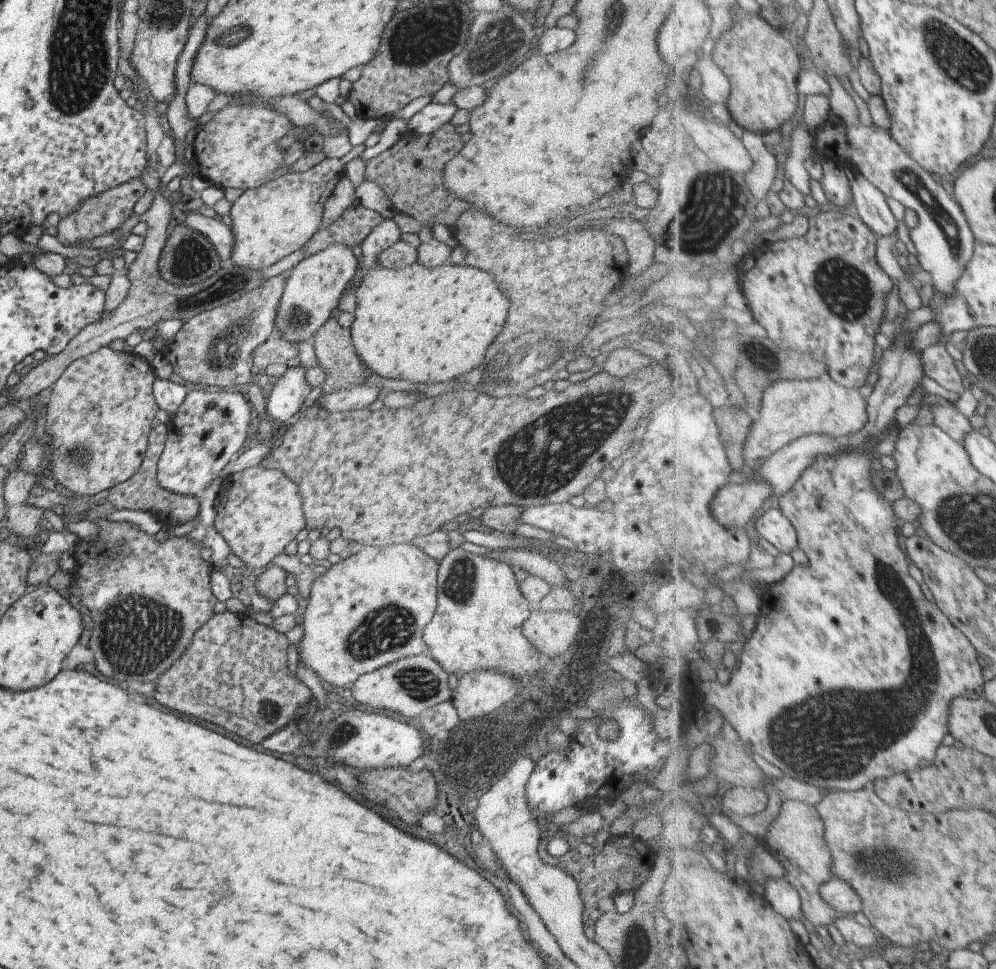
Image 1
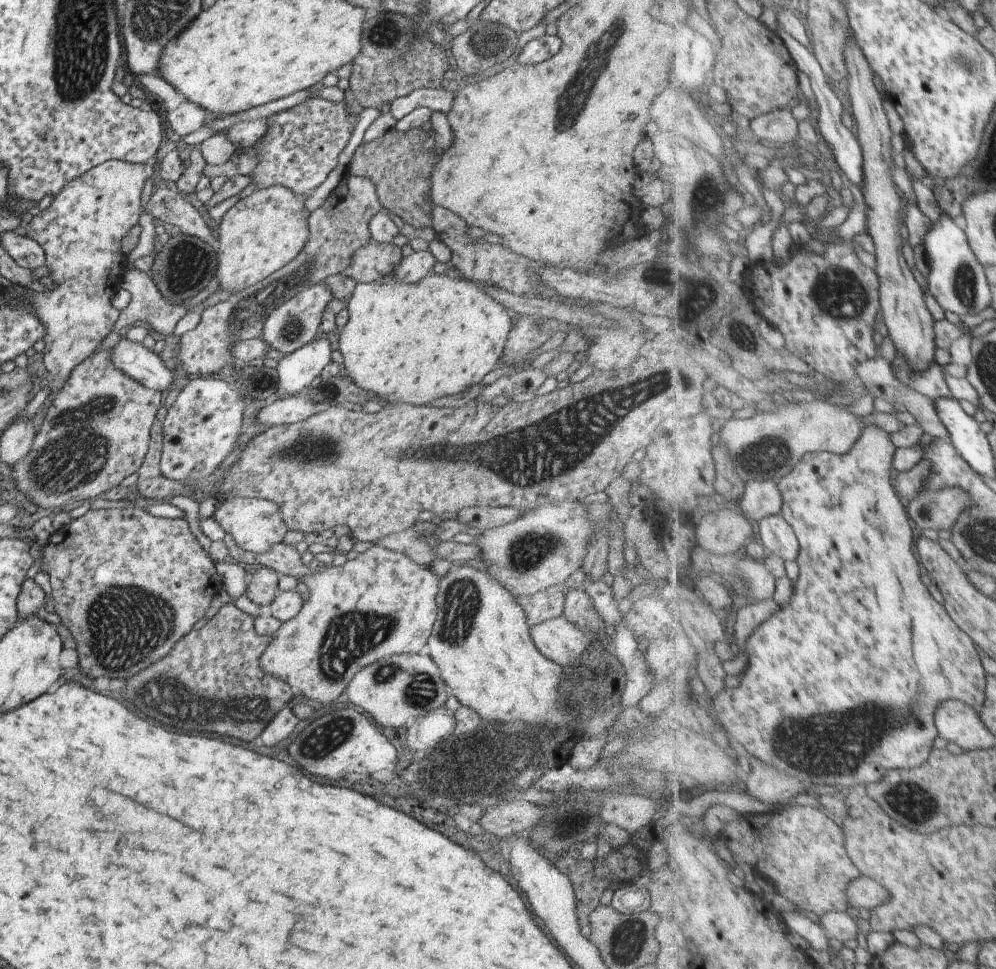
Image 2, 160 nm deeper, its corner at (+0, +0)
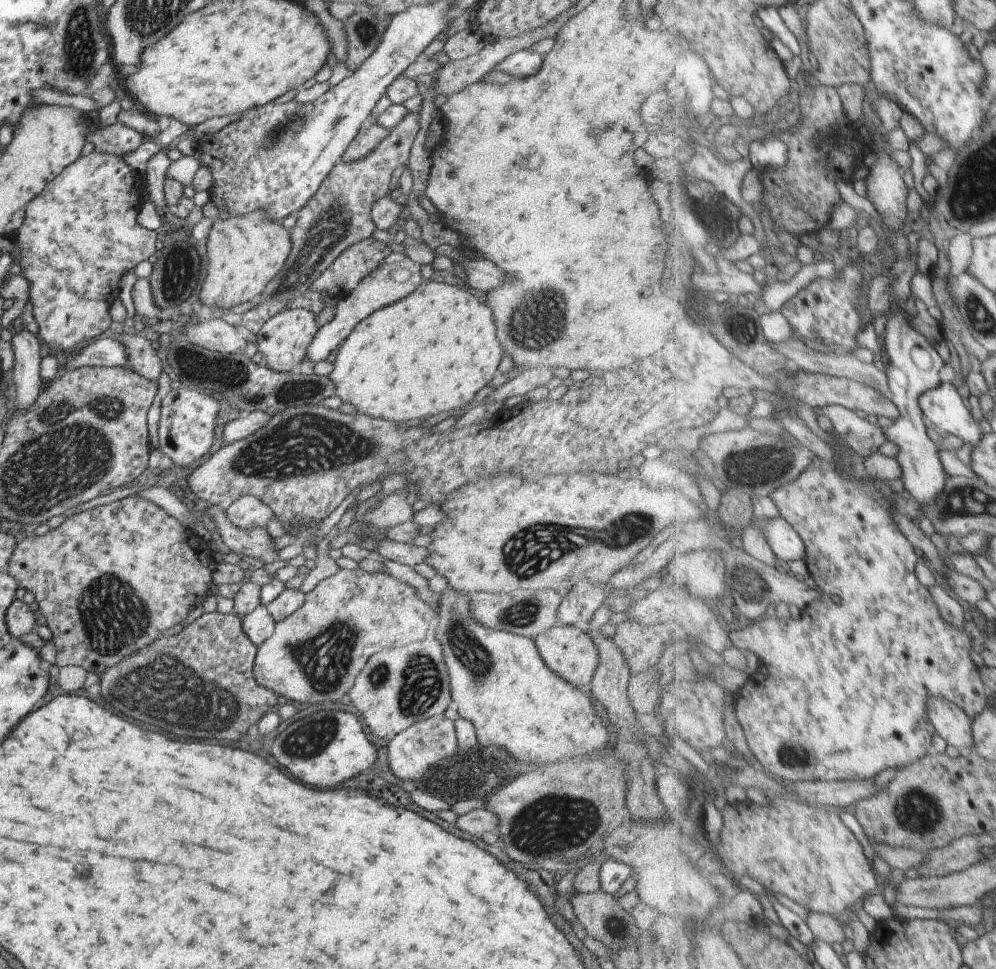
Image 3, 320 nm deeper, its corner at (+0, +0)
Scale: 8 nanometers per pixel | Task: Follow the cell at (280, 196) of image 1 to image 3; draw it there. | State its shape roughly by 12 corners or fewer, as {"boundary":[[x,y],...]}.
{"boundary":[[263,210],[215,220],[197,307],[258,296],[291,236]]}

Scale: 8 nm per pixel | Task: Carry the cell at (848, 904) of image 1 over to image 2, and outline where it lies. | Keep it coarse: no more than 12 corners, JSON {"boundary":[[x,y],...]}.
{"boundary":[[862,875],[849,884],[852,913],[871,912],[891,900],[891,892]]}

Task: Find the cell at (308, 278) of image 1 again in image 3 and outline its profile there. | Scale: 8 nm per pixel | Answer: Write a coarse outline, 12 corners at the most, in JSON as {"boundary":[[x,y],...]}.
{"boundary":[[306,307],[271,316],[255,334],[264,366],[296,371],[317,330]]}

